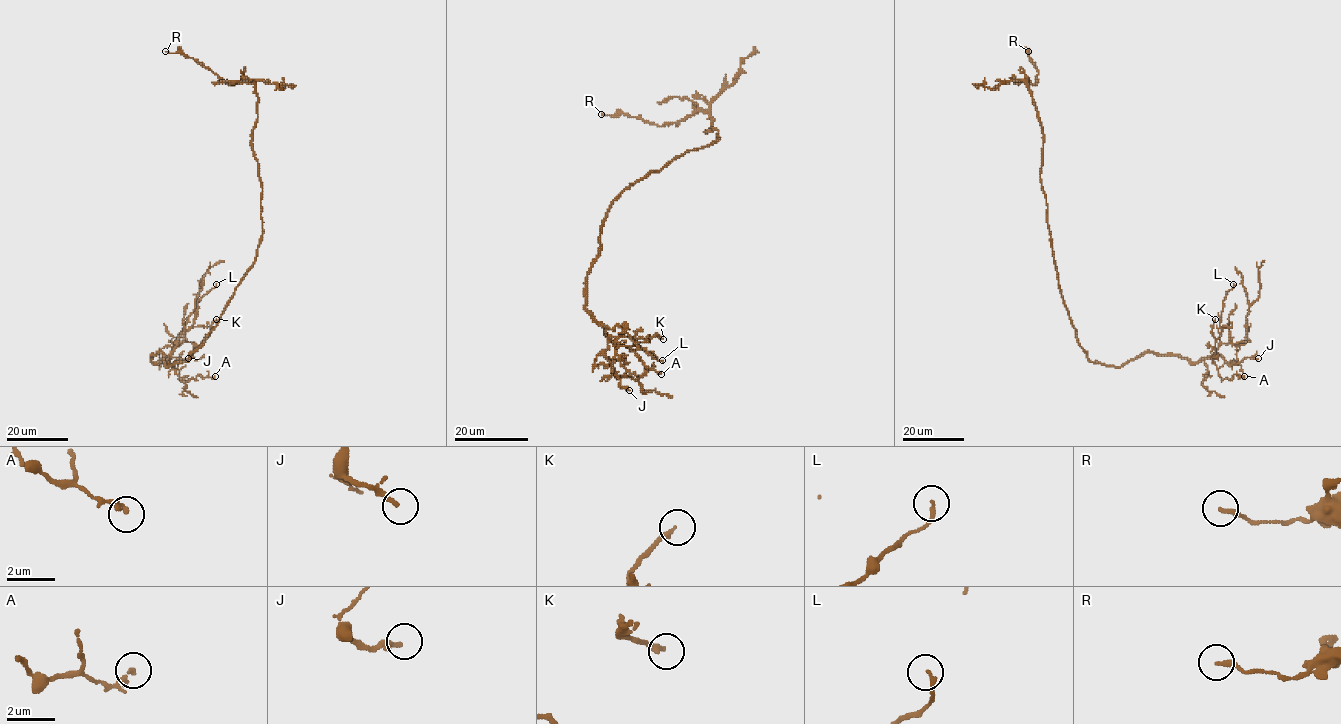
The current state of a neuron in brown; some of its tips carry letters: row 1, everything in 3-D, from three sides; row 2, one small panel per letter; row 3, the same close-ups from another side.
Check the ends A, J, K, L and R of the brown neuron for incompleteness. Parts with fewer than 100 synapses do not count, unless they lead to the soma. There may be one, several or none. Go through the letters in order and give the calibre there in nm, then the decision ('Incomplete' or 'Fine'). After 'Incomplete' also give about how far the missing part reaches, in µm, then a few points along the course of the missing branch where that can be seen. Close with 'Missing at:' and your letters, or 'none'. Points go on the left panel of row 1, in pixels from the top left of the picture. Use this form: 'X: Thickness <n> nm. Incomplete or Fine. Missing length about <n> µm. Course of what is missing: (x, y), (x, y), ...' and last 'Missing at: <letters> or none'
A: Thickness 180 nm. Fine
J: Thickness 190 nm. Fine
K: Thickness 200 nm. Fine
L: Thickness 140 nm. Fine
R: Thickness 190 nm. Fine
Missing at: none

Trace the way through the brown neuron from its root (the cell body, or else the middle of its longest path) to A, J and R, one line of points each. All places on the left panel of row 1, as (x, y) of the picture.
A: (222, 313), (186, 361), (166, 367), (161, 352), (152, 359), (158, 363), (175, 358), (182, 381), (215, 376)
J: (222, 313), (186, 361), (166, 367), (158, 352), (152, 361), (170, 353), (168, 364), (188, 358)
R: (222, 313), (254, 261), (262, 231), (252, 143), (256, 89), (242, 80), (226, 83), (192, 58), (165, 51)

